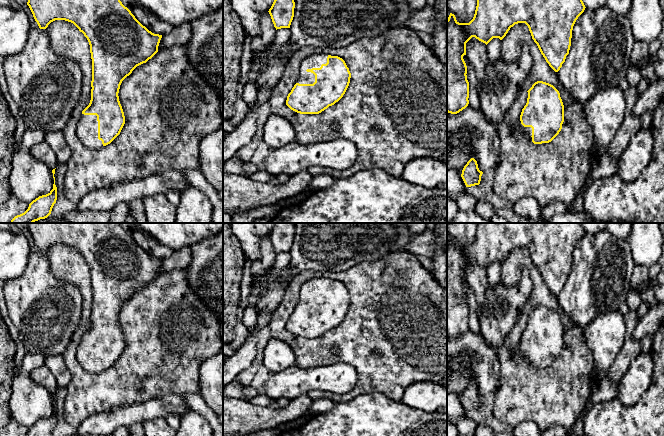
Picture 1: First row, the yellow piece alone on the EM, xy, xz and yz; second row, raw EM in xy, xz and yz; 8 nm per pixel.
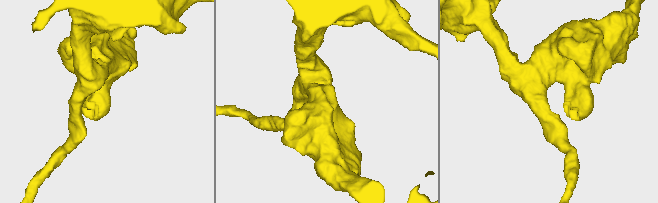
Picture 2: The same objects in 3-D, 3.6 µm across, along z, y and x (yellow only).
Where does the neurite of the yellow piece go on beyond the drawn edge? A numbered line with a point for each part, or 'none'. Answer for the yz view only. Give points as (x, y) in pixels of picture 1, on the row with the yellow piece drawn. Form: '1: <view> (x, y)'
1: yz (518, 129)

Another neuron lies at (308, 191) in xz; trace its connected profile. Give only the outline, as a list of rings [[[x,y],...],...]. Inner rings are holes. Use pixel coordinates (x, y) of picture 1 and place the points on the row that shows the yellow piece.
[[[309,185],[301,194],[292,198],[281,200],[277,203],[277,206],[280,209],[293,206],[296,204],[297,201],[303,202],[304,200],[306,200],[309,196],[311,196],[312,193],[314,193],[314,190]]]

